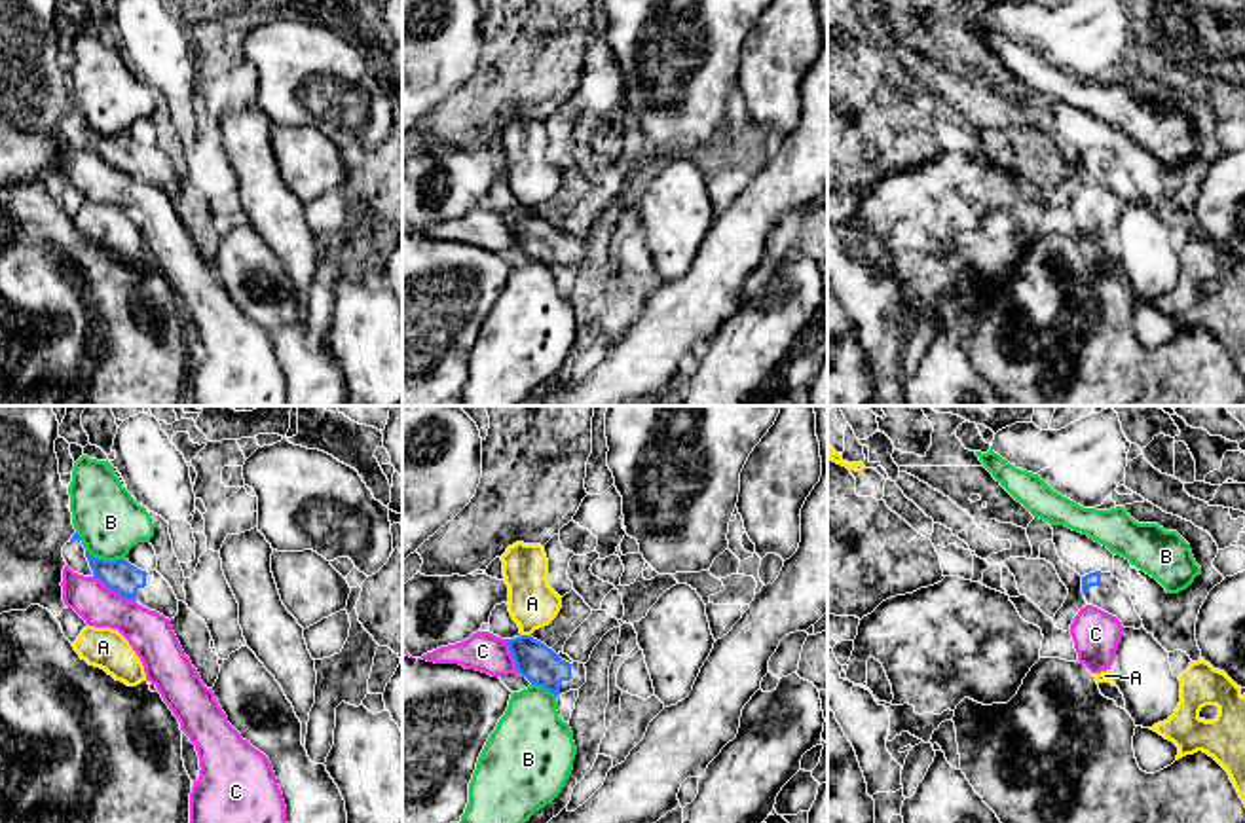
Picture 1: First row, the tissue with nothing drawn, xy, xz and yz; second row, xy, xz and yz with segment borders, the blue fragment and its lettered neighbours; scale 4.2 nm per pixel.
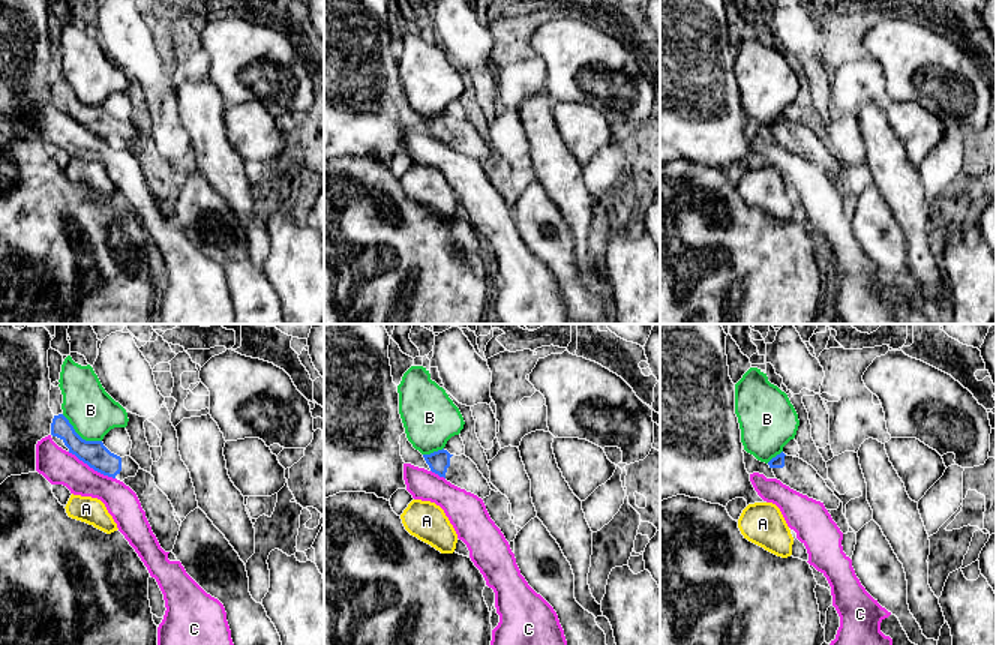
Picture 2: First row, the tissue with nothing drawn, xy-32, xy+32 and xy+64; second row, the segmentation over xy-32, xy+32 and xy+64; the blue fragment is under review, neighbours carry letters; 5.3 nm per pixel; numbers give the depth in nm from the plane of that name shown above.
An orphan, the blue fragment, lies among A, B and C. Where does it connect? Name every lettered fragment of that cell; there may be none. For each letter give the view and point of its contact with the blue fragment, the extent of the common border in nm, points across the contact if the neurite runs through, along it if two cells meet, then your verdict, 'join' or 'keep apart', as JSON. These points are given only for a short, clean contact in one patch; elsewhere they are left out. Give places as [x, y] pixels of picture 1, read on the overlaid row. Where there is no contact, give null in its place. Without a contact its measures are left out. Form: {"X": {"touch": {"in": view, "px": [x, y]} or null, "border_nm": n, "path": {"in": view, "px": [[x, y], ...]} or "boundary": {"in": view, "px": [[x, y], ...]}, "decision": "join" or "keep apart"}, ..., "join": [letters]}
{"A": {"touch": {"in": "xz", "px": [526, 636]}, "border_nm": 40, "boundary": {"in": "xz", "px": [[522, 634], [530, 636]]}, "decision": "keep apart"}, "B": {"touch": {"in": "xy", "px": [95, 558]}, "border_nm": 240, "decision": "keep apart"}, "C": {"touch": {"in": "xy", "px": [114, 590]}, "border_nm": 200, "decision": "keep apart"}, "join": []}

